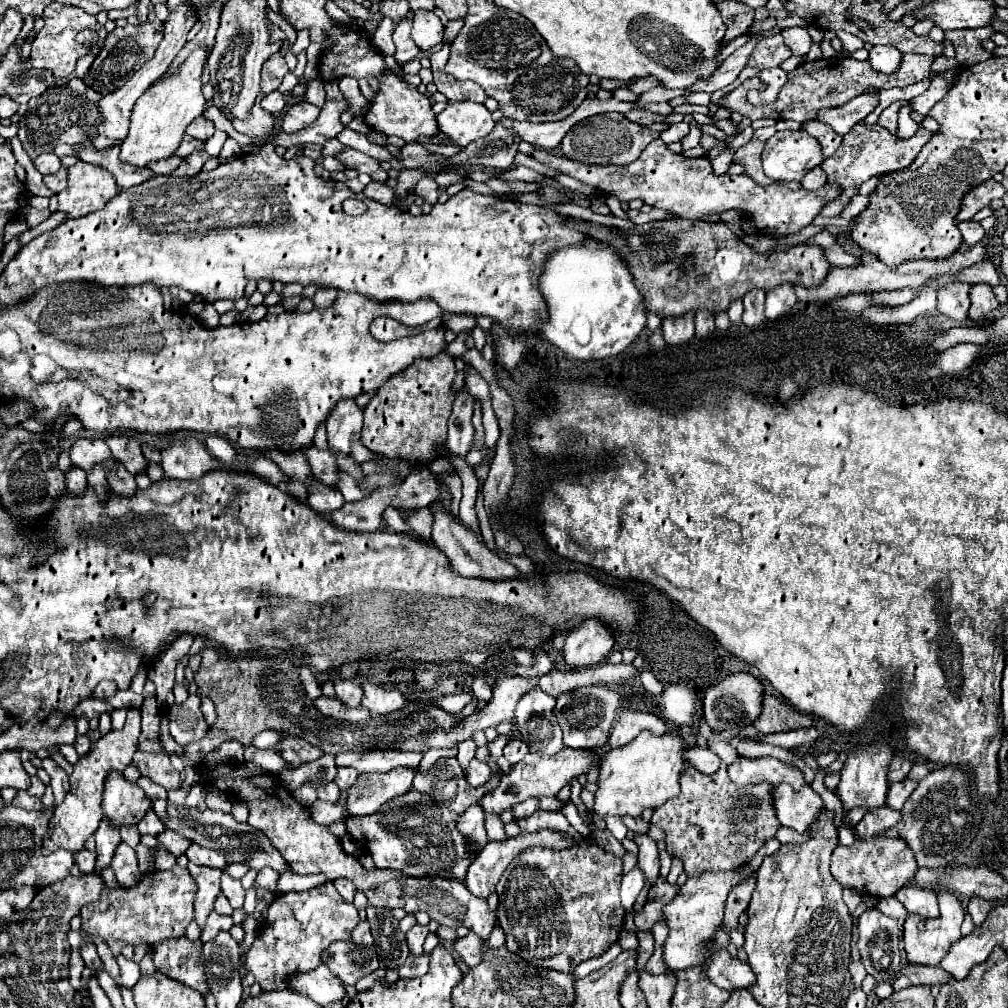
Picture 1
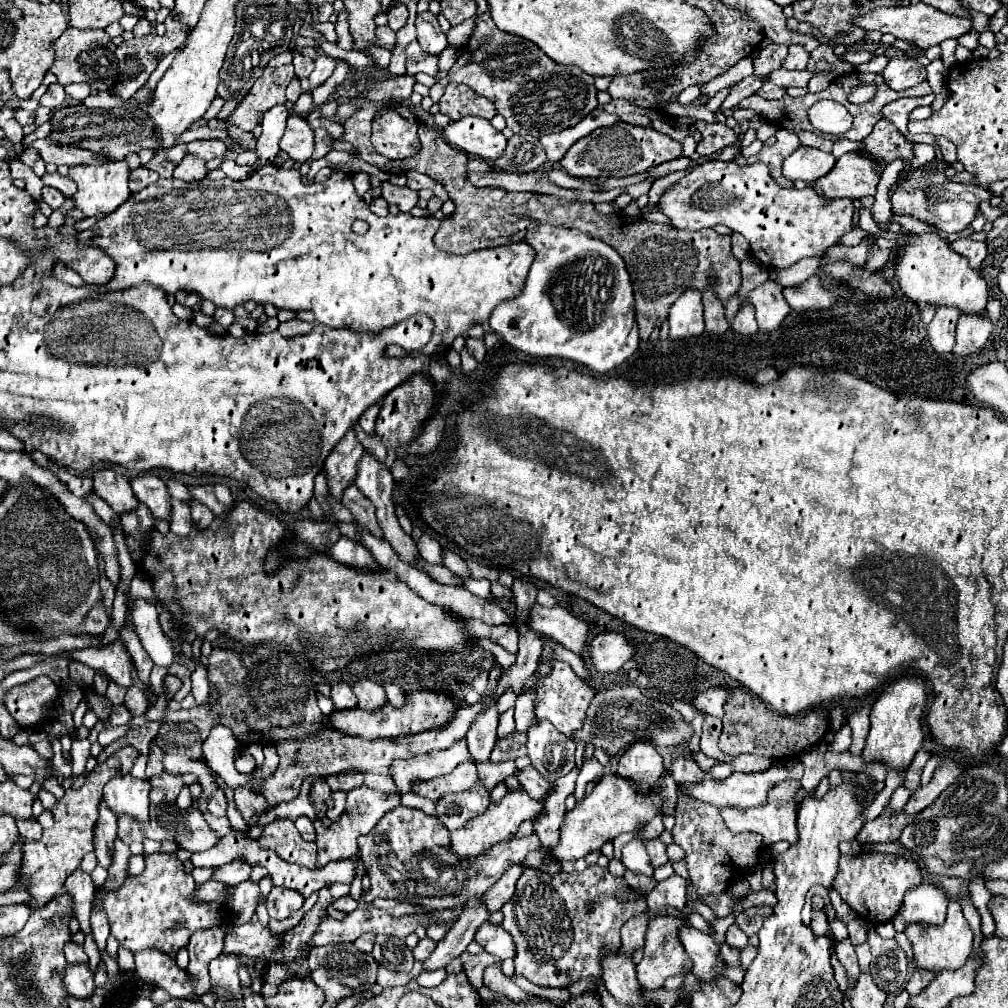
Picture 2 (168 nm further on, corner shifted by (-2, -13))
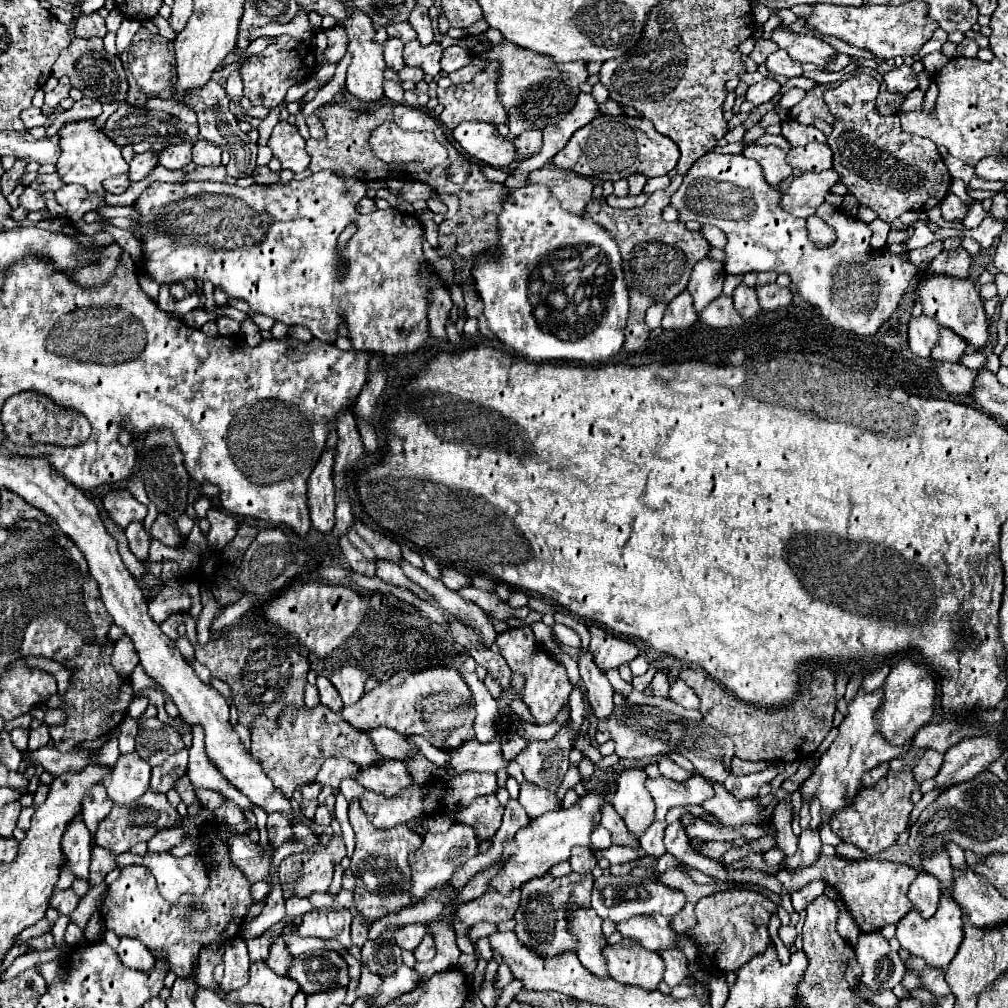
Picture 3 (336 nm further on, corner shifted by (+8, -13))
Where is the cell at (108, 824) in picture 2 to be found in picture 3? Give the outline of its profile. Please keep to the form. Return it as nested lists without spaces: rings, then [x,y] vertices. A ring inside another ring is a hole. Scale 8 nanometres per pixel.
[[[94,785],[94,789],[90,793],[86,793],[84,801],[82,801],[82,815],[84,815],[84,823],[86,827],[94,833],[96,825],[100,823],[102,815],[106,815],[112,805],[110,805],[110,797],[106,797],[106,789],[102,789],[102,785]]]

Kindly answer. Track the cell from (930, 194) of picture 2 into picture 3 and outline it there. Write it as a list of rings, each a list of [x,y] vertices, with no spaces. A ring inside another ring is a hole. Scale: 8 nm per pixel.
[[[860,73],[824,93],[834,115],[828,145],[834,151],[834,169],[850,195],[870,207],[882,221],[892,223],[906,211],[928,211],[938,205],[950,187],[950,173],[930,139],[902,131],[898,115],[880,115],[876,109],[878,81]]]

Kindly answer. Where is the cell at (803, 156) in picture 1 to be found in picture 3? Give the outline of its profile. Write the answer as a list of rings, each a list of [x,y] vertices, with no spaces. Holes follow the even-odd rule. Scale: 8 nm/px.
[[[810,143],[806,147],[792,147],[786,161],[800,171],[826,171],[832,169],[832,153],[828,143]]]

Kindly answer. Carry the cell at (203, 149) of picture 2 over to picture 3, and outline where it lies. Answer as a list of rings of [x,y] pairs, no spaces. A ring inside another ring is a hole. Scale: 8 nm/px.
[[[198,139],[194,143],[194,149],[192,149],[192,161],[196,165],[204,165],[204,167],[216,167],[216,165],[222,165],[220,163],[220,147],[212,145],[210,141],[204,141],[204,139]]]

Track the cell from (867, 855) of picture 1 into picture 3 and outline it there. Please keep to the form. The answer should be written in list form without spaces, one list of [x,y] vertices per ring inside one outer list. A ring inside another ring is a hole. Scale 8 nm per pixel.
[[[820,857],[814,865],[800,869],[798,873],[784,873],[784,889],[800,889],[808,881],[820,879],[834,889],[838,889],[840,897],[844,899],[846,907],[850,909],[854,921],[858,923],[860,931],[872,933],[880,931],[884,925],[896,925],[908,911],[912,911],[908,899],[908,887],[916,879],[918,871],[904,863],[892,863],[882,859],[866,859],[866,861],[848,861],[842,857]]]

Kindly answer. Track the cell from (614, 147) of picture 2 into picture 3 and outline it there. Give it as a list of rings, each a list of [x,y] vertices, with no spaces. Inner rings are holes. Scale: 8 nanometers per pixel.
[[[600,113],[586,127],[578,129],[570,137],[566,147],[554,155],[552,161],[556,167],[574,171],[584,177],[618,181],[626,179],[632,173],[640,173],[646,177],[668,175],[668,171],[676,167],[678,159],[680,159],[678,145],[670,137],[660,135],[644,117]]]

